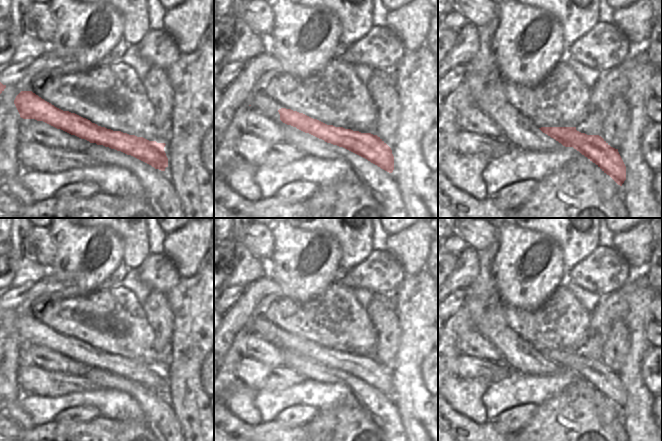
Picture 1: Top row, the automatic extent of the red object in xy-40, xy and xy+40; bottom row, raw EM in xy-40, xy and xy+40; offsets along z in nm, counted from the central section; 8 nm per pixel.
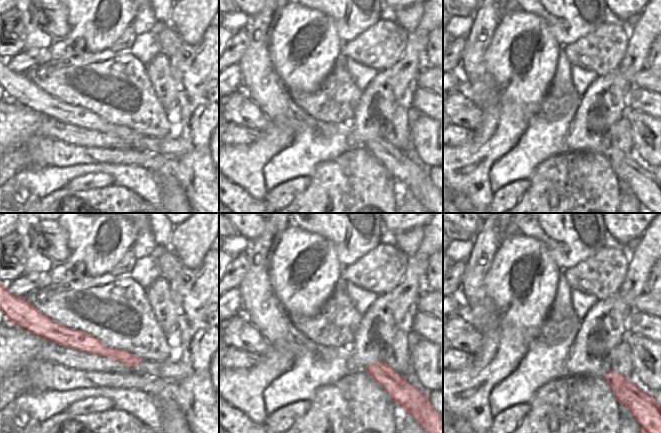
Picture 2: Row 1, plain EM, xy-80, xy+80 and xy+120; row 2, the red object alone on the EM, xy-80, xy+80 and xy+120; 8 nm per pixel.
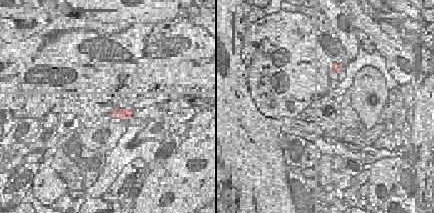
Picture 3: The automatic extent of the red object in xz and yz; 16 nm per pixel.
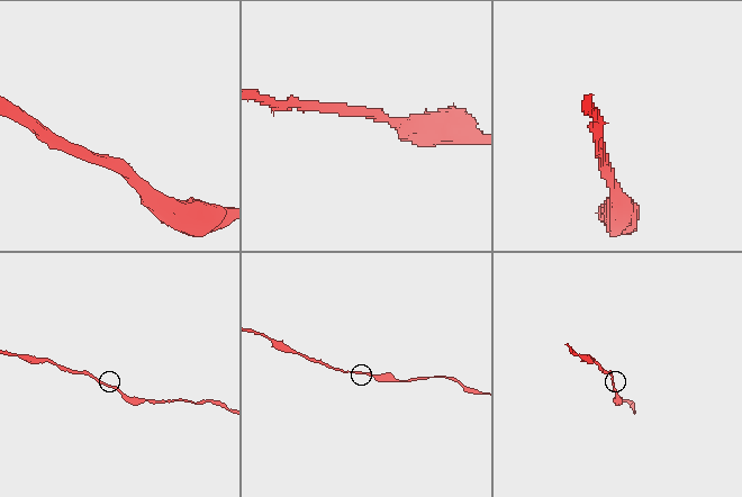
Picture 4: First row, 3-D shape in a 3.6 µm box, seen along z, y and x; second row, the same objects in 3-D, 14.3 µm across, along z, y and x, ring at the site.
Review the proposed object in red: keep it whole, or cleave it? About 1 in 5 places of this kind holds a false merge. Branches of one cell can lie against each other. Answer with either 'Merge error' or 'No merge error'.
No merge error

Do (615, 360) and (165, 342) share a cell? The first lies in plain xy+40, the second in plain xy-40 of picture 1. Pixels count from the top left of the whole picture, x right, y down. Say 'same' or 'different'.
same

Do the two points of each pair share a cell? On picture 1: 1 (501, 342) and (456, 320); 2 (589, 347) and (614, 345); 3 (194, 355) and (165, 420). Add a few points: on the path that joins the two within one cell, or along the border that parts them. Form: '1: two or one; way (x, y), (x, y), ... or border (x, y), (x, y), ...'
1: two; border (465, 306), (474, 328)
2: two; border (609, 336), (602, 348), (601, 360)
3: two; border (166, 398), (181, 427)

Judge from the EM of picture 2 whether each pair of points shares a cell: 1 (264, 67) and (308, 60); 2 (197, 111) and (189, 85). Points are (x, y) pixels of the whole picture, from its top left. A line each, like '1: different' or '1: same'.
1: different
2: same

